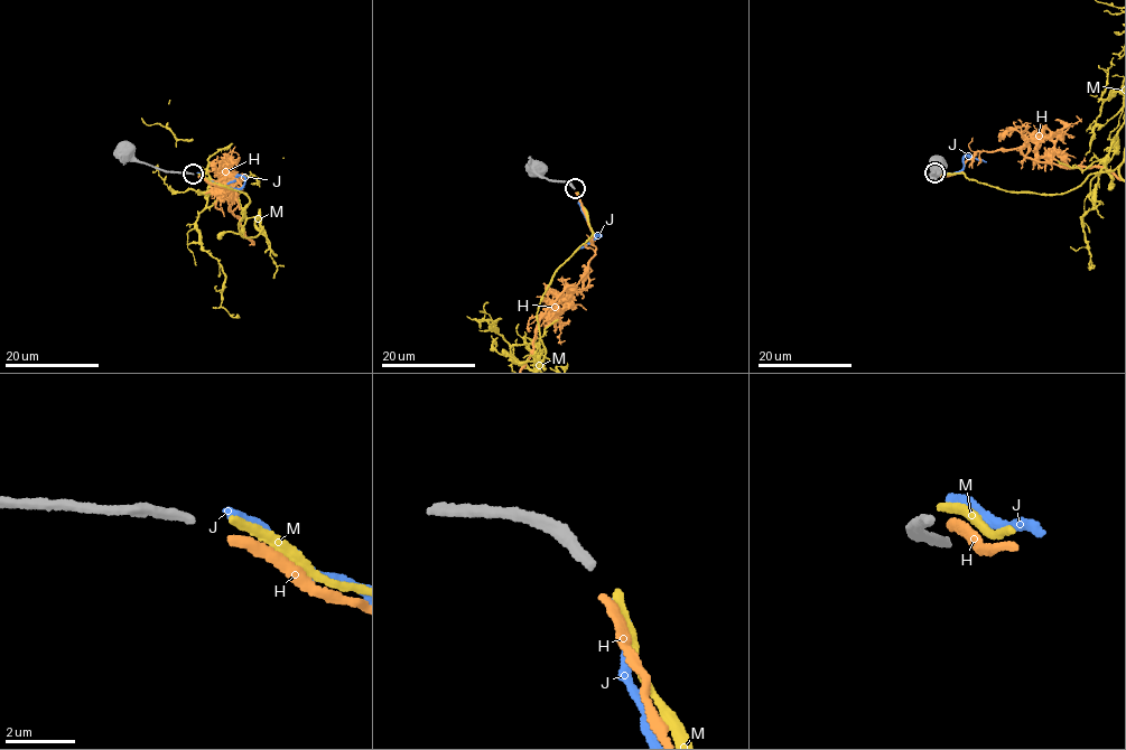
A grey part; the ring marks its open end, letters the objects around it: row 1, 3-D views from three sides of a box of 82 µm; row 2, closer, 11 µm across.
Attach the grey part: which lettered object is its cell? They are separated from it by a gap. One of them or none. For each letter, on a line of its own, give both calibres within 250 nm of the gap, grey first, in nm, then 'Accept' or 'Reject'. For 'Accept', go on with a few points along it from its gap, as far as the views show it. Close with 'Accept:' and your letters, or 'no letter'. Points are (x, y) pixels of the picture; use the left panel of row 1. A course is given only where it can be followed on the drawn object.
H: Thickness 280 nm (grey) against 240 nm. Reject
J: Thickness 280 nm (grey) against 280 nm. Reject
M: Thickness 280 nm (grey) against 220 nm. Accept
Accept: M

